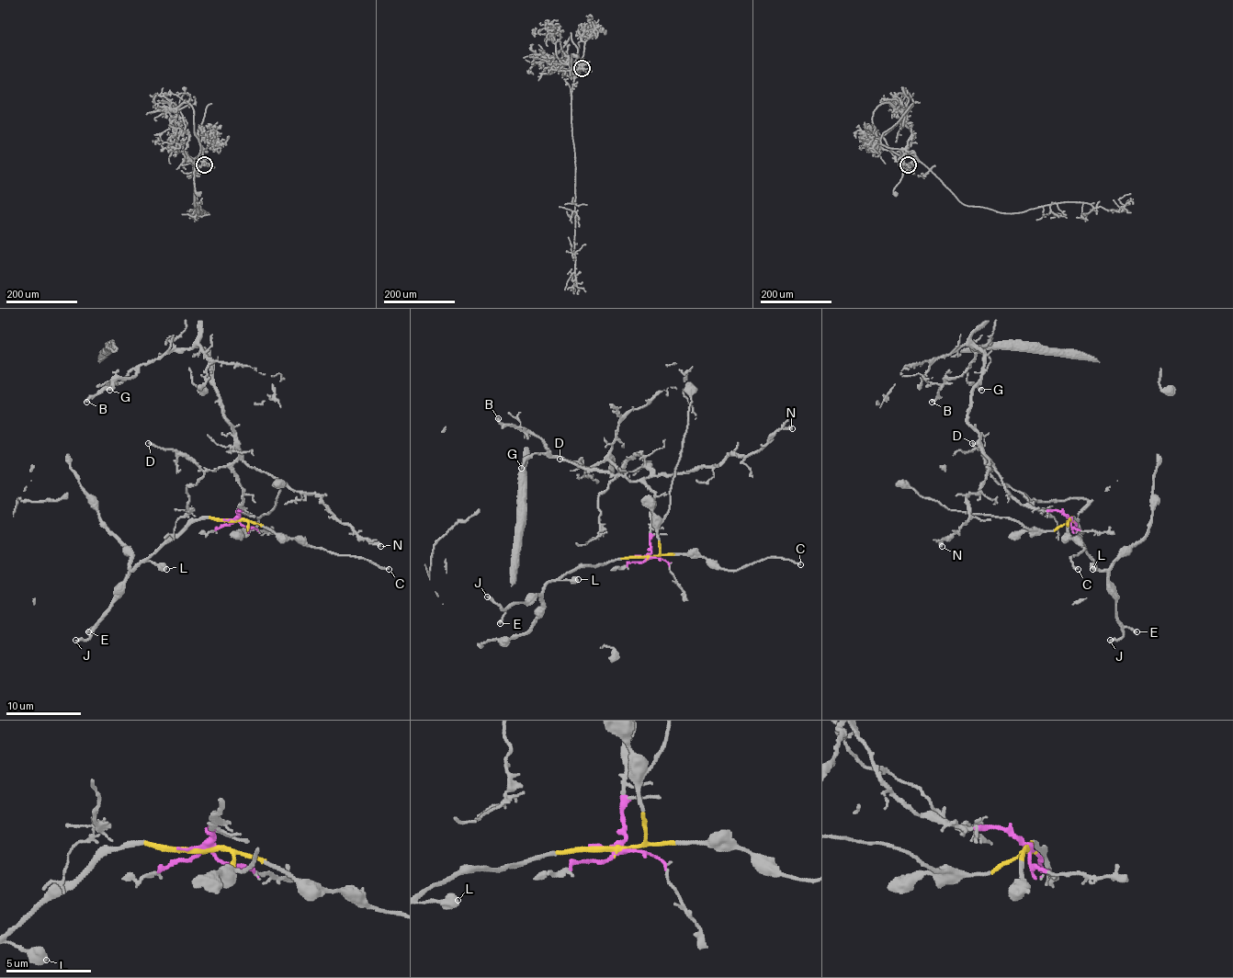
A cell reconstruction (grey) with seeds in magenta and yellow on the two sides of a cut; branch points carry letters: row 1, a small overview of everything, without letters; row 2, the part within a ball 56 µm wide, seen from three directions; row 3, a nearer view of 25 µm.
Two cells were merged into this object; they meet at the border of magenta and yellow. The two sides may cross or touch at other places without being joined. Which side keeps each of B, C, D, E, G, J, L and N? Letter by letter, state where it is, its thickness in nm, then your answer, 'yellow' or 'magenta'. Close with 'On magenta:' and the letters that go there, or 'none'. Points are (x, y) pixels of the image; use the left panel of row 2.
B: at (86, 402); 240 nm thick; magenta
C: at (389, 569); 190 nm thick; yellow
D: at (148, 443); 180 nm thick; magenta
E: at (88, 631); 280 nm thick; yellow
G: at (109, 390); 180 nm thick; magenta
J: at (75, 640); 240 nm thick; yellow
L: at (166, 569); 600 nm thick; yellow
N: at (380, 546); 320 nm thick; magenta
On magenta: B, D, G, N

